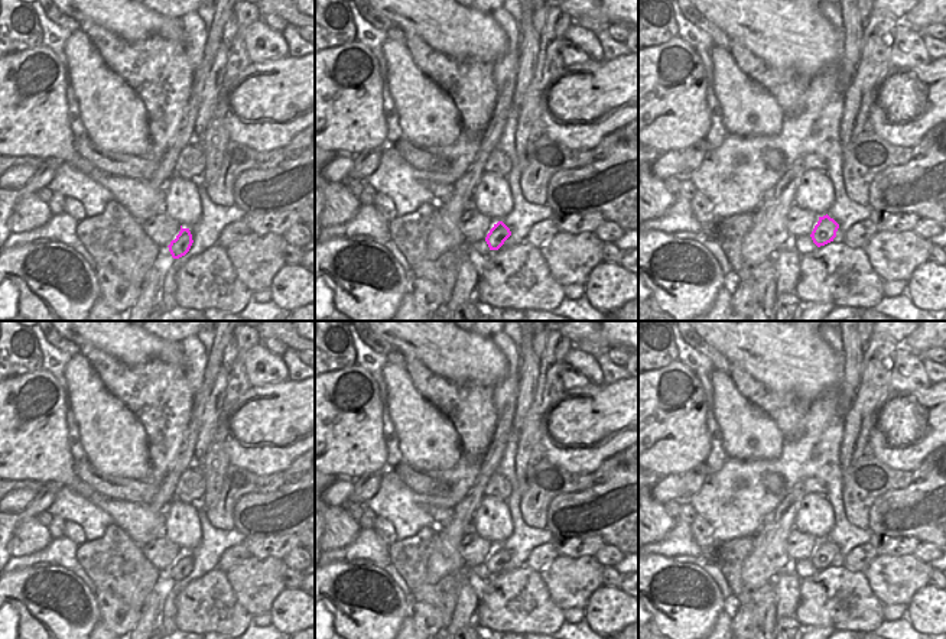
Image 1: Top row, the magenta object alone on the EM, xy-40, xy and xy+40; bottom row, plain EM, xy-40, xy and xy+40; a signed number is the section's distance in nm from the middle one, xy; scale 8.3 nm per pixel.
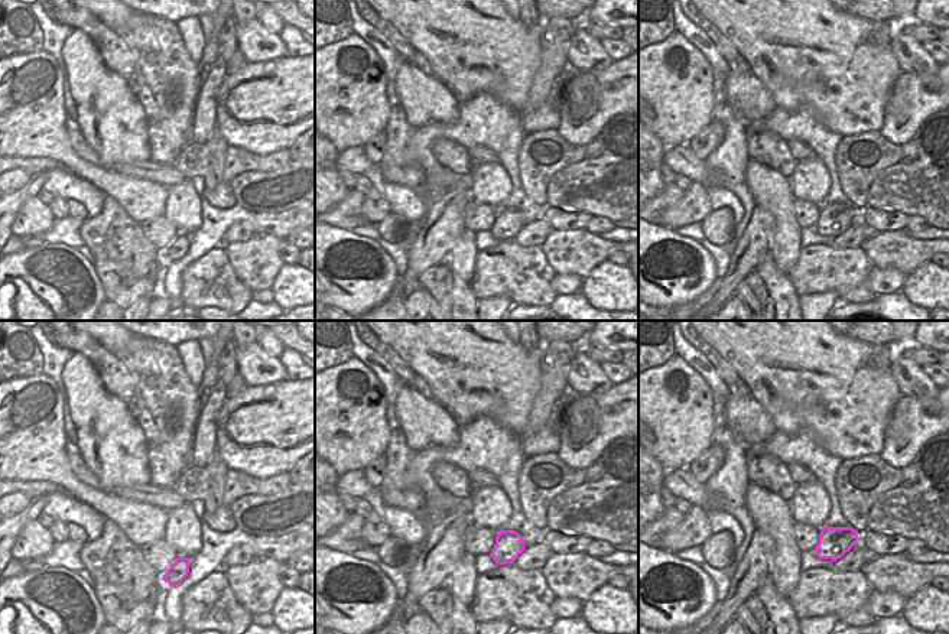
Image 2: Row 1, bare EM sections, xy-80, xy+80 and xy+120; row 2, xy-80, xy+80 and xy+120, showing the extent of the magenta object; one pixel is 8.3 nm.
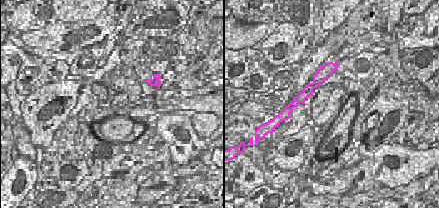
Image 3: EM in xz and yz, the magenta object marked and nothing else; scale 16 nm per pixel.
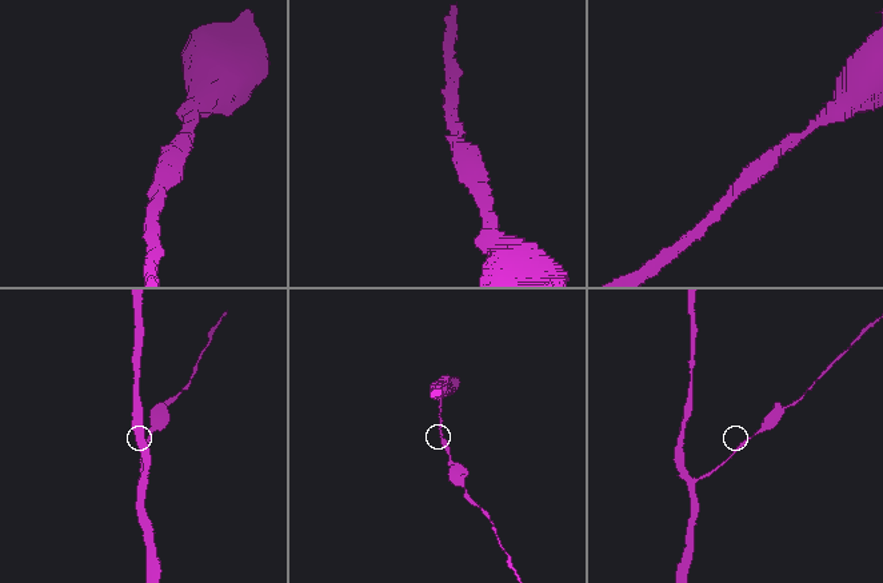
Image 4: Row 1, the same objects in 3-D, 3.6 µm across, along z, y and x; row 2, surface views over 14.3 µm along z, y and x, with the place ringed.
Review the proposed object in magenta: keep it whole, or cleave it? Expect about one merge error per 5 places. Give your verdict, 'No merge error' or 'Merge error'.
No merge error.

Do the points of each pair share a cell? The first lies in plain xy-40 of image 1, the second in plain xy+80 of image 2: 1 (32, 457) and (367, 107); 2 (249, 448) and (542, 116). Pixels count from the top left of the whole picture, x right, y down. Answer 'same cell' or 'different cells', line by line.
1: same cell
2: different cells

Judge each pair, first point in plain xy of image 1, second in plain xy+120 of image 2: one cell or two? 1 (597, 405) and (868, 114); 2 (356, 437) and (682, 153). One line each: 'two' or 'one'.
1: two
2: two

